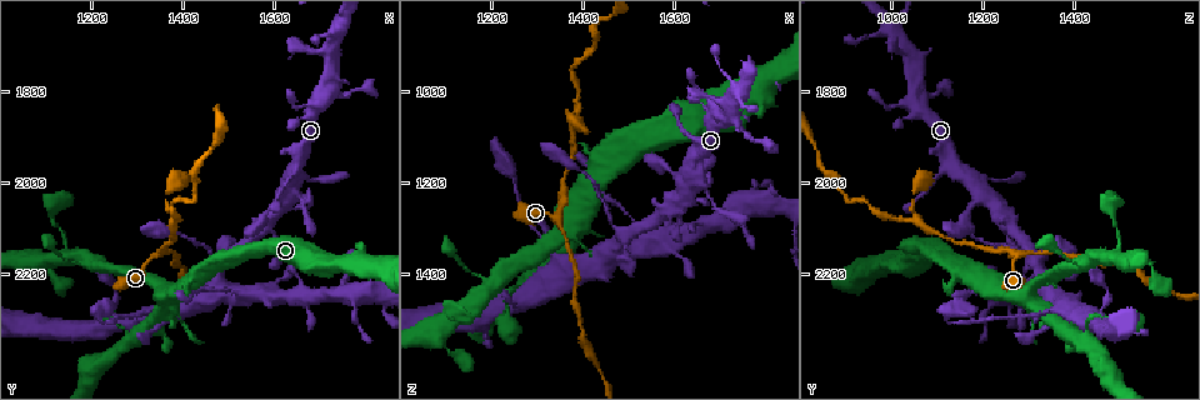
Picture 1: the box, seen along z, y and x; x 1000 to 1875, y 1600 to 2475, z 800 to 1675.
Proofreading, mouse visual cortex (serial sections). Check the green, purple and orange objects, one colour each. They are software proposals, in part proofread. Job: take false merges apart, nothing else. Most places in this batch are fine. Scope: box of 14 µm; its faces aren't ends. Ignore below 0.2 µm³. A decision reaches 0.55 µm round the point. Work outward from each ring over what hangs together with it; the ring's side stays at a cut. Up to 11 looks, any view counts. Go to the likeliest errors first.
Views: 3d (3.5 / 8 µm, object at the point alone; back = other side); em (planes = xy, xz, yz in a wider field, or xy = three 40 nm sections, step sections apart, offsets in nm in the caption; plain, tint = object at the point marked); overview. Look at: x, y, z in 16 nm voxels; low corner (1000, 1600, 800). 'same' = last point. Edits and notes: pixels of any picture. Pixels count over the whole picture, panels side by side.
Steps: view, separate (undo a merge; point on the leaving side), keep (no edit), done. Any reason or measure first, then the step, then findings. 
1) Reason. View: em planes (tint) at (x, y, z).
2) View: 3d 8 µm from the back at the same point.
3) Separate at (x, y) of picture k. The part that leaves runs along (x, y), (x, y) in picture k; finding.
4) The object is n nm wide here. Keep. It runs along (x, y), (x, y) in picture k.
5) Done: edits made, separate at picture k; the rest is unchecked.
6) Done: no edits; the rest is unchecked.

Abrupt turn. View: 3d 3.5 µm at (1340, 2160, 1275).

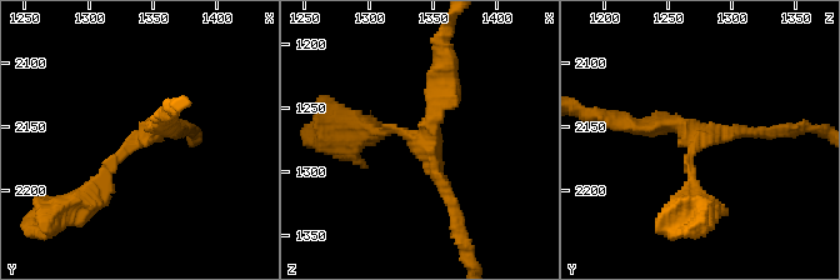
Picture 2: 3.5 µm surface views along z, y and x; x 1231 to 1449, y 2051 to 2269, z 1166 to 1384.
Shape alone is not enough. View: em xy step 1 (tint) at (1338, 2160, 1274).

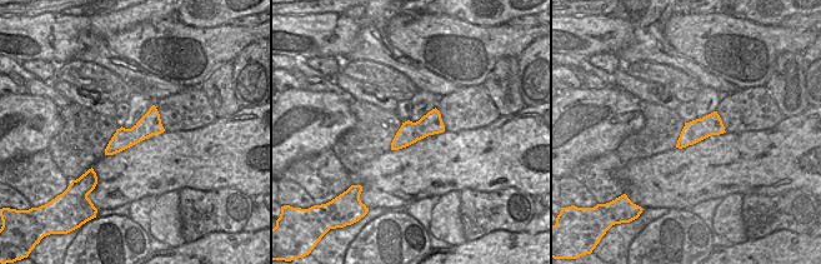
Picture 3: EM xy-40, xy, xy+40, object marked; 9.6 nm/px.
Another direction. View: em xy step 2 (tint) at the same point.

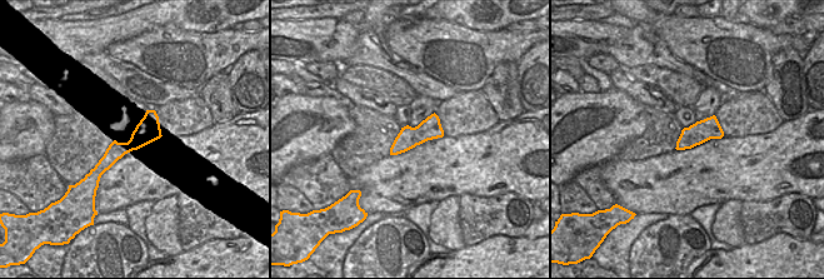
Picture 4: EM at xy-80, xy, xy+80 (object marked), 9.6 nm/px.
Keep. It runs along (151, 113), (149, 126), (95, 179) in picture 4; all the same cell.

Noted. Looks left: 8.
Thin arm on a thick one. View: 3d 8 µm at (1485, 2165, 1315).

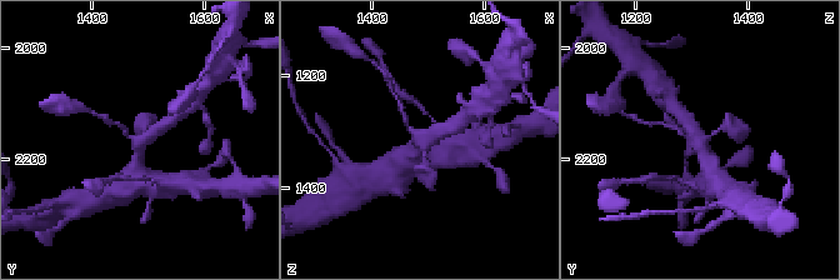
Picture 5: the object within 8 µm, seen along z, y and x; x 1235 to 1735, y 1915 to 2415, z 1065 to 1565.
View: 3d 3.5 µm from the back at (1485, 2170, 1315).

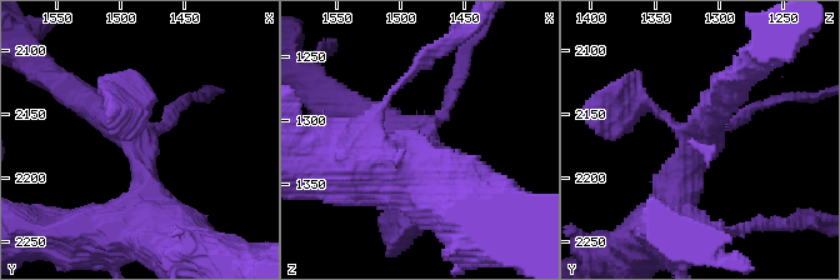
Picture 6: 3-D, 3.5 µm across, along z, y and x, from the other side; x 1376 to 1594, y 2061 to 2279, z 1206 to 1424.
Now the EM. View: em xy step 3 (tint) at (1484, 2174, 1310).

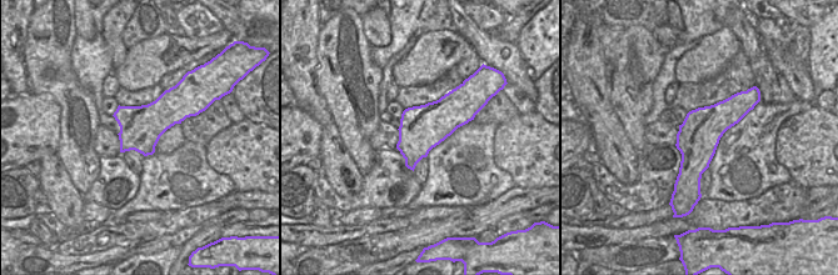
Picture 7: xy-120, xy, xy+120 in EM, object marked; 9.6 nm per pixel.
Keep. It runs along (75, 91), (144, 145), (148, 214) in picture 6; one cell here.

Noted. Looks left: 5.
View: 3d 3.5 µm at (1350, 2270, 1375).

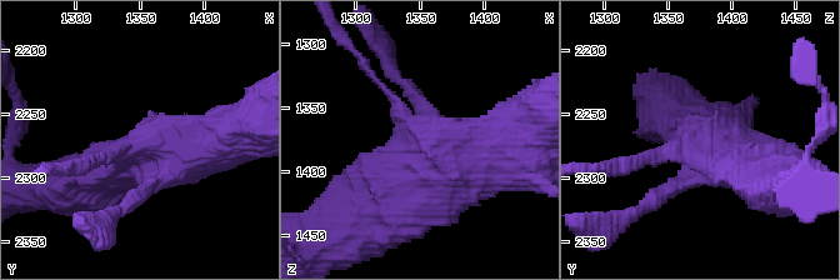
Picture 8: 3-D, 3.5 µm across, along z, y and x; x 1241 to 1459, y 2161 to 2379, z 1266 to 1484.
View: em xy step 5 (tint) at (1354, 2272, 1374).

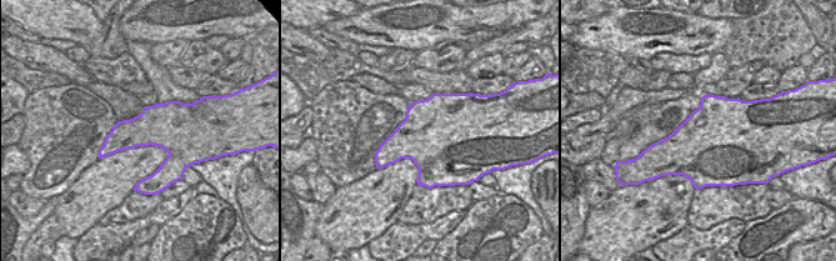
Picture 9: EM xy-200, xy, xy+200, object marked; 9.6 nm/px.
Keep. It runs along (530, 138), (458, 154), (388, 211) in picture 8; all the same cell.

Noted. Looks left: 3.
Sharp bend. View: 3d 3.5 µm at (1425, 2040, 905).

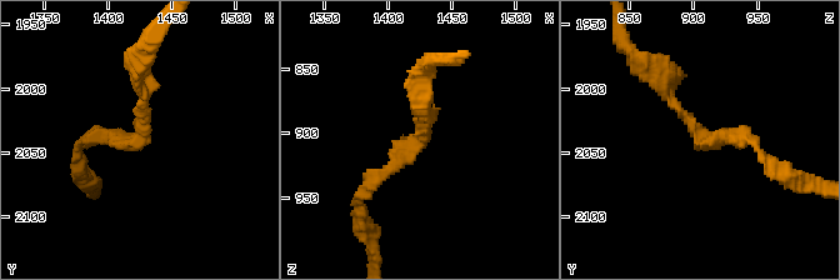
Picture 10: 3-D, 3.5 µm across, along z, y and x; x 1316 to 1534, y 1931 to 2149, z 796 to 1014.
The arms are 150, 200 nm wide. View: em xy step 3 (tint) at (1426, 2038, 906).

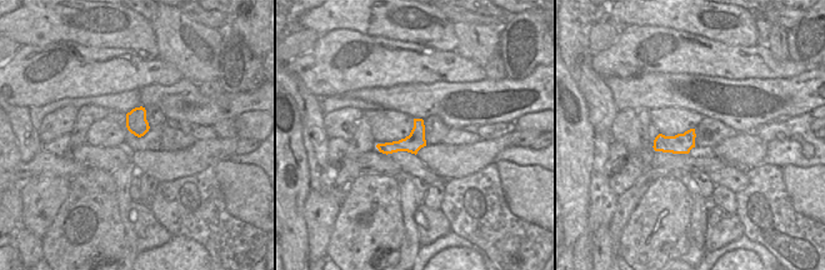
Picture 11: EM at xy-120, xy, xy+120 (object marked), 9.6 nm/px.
Keep. It runs along (755, 143), (704, 143), (656, 66) in picture 10; continuous, no second cell.

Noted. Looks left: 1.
Done: no edits; the rest is unchecked.

